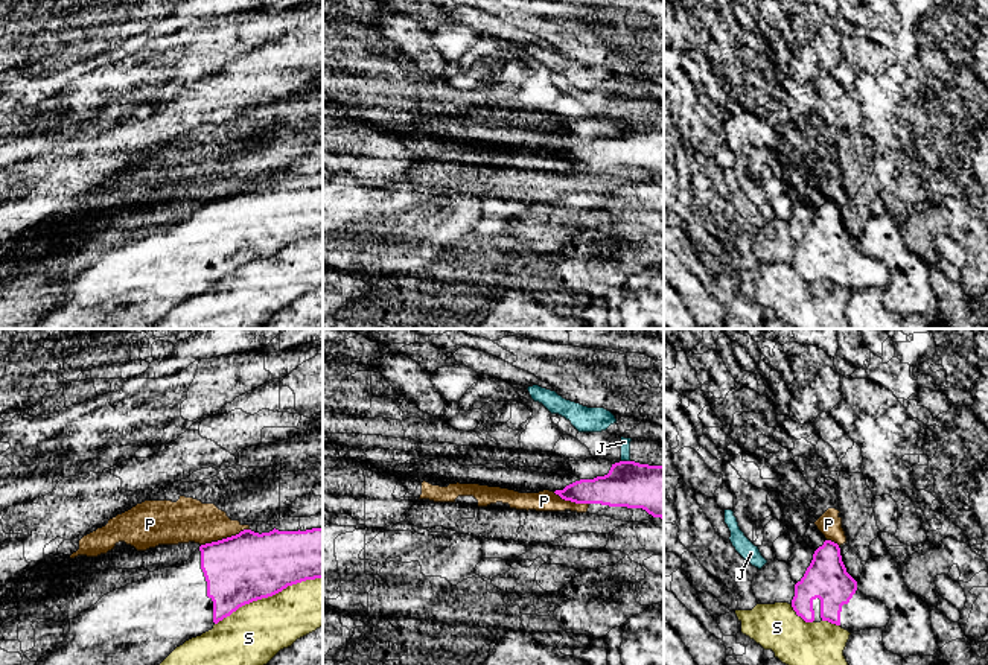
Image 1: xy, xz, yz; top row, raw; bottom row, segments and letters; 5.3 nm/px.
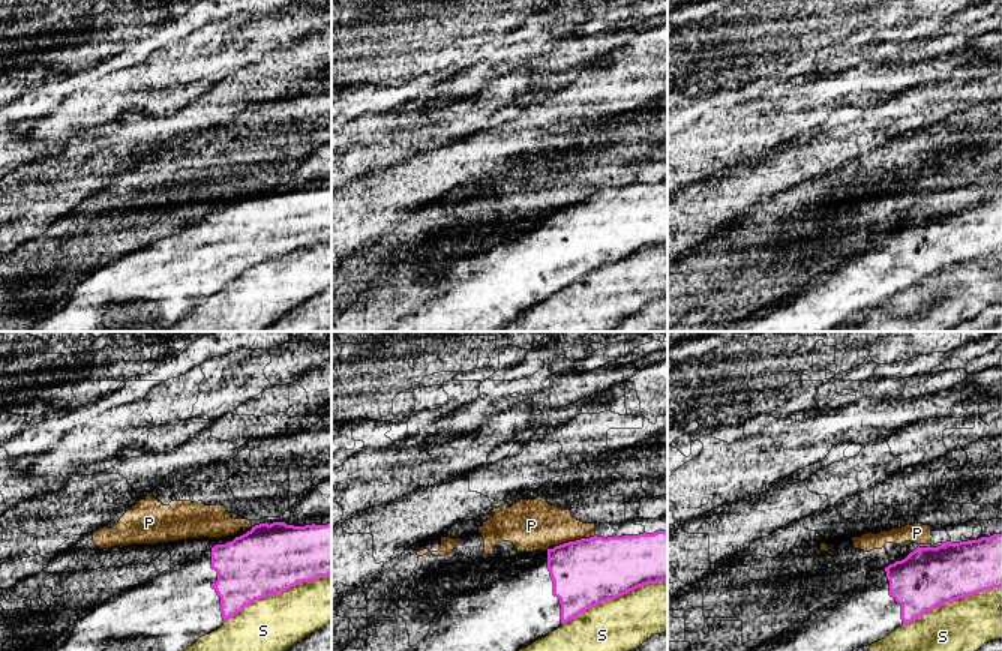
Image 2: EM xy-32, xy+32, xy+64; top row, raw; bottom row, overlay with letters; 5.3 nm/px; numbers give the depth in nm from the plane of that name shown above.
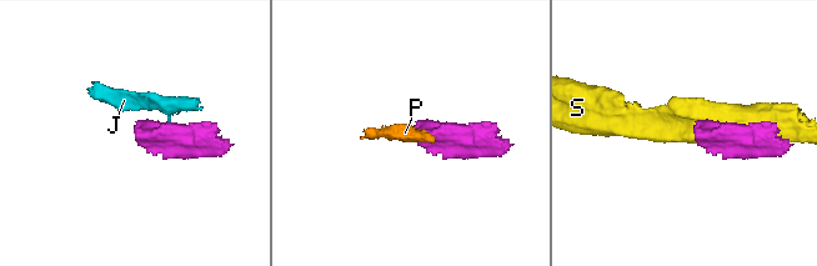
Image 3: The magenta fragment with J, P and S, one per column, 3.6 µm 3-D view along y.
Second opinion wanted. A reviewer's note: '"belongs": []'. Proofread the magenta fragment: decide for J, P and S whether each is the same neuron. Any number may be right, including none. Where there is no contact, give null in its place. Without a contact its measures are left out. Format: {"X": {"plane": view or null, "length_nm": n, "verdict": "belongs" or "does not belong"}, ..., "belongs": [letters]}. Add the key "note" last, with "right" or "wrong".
{"J": {"plane": "xz", "length_nm": 50, "verdict": "does not belong"}, "P": {"plane": "xy", "length_nm": 280, "verdict": "does not belong"}, "S": {"plane": "xy", "length_nm": 600, "verdict": "does not belong"}, "belongs": [], "note": "right"}

